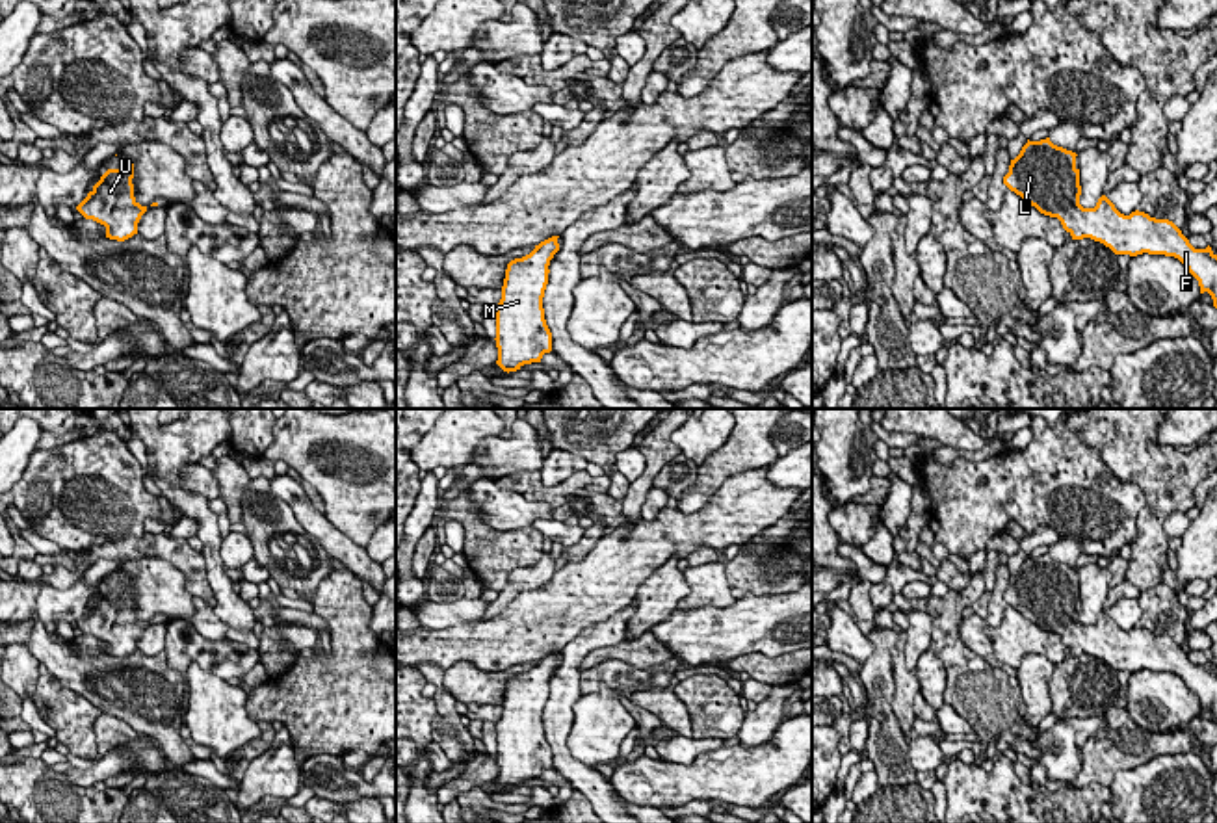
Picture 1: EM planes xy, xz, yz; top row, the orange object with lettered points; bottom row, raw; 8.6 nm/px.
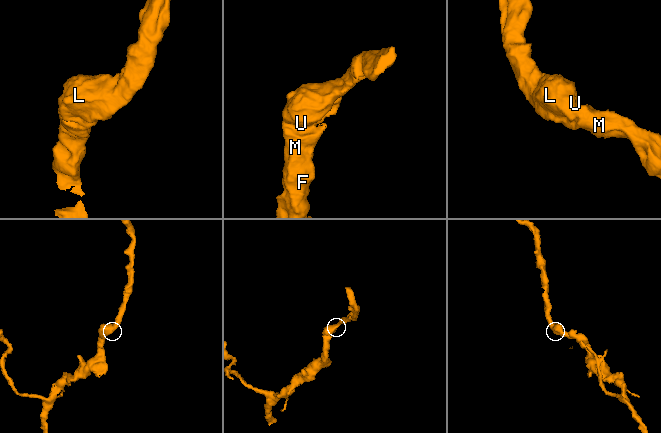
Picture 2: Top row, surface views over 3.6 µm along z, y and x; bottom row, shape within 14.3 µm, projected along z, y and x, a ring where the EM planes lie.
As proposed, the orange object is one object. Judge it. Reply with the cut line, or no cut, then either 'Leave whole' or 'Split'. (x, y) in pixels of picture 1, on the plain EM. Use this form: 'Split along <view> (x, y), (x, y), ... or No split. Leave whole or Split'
No split. Leave whole

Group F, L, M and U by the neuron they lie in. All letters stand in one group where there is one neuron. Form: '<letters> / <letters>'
F L M U

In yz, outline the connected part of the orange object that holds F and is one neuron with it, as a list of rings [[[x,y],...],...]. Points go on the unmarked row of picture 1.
[[[1050,554],[1029,557],[1011,576],[1003,600],[1040,630],[1057,634],[1072,656],[1091,654],[1115,671],[1165,671],[1178,674],[1208,708],[1217,725],[1217,671],[1208,661],[1195,665],[1169,635],[1145,628],[1120,630],[1102,611],[1094,624],[1080,621],[1081,602],[1076,568],[1057,563]]]

